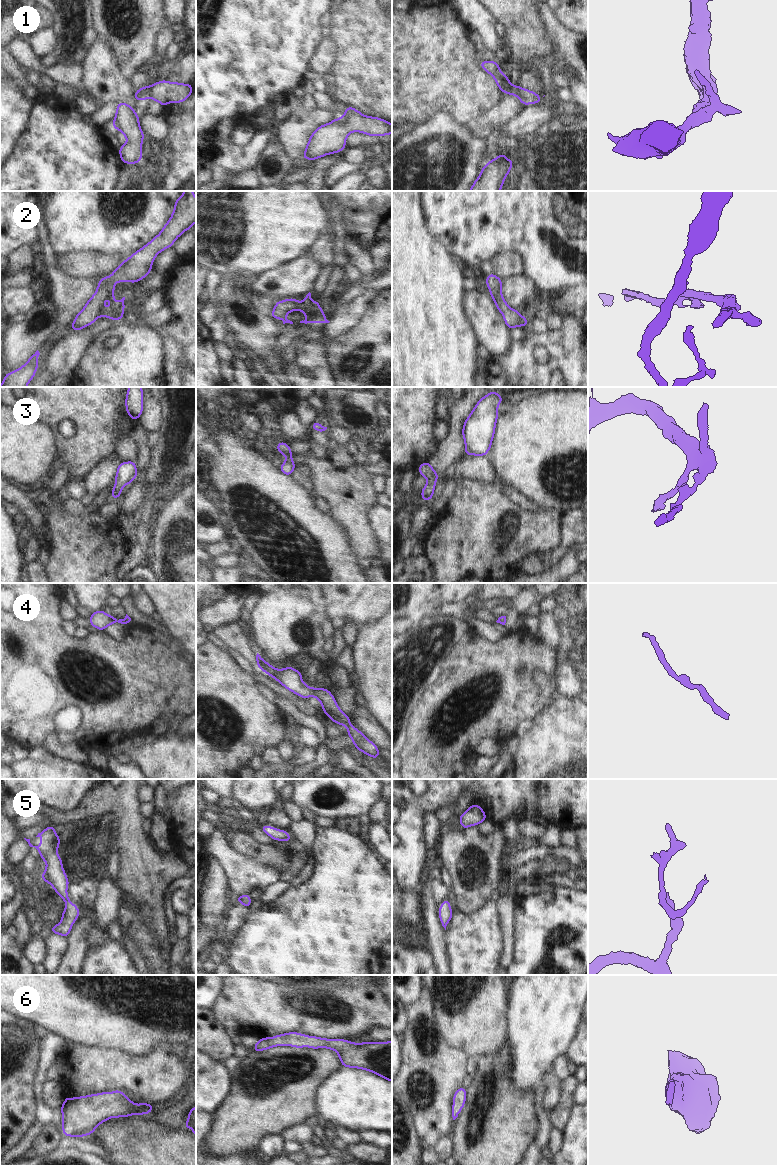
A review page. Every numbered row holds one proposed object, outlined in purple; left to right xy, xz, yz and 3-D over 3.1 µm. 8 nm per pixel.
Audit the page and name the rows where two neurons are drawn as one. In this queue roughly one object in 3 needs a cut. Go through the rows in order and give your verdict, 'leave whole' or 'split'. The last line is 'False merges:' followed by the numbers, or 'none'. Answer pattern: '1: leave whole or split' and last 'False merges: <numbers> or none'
1: leave whole
2: leave whole
3: leave whole
4: leave whole
5: leave whole
6: leave whole
False merges: none

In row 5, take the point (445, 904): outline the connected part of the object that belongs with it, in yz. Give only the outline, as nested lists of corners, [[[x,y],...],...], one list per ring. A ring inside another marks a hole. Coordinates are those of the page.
[[[445,899],[440,904],[440,909],[438,910],[438,915],[439,915],[440,921],[442,923],[442,926],[446,930],[446,926],[450,922],[450,920],[451,920],[451,918],[453,916],[453,910],[450,908],[449,899]]]

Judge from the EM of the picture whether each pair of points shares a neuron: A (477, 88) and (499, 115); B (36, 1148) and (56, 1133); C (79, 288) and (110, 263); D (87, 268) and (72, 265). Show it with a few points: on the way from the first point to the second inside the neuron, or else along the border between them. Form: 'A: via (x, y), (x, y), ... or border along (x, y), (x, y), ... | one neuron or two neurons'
A: border along (505, 95), (474, 121) | two neurons
B: via (41, 1146), (52, 1138) | one neuron
C: border along (70, 276), (102, 277) | two neurons
D: via (83, 265), (76, 265) | one neuron

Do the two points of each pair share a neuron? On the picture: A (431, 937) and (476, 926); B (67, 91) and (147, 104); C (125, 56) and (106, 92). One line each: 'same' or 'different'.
A: different
B: different
C: different

